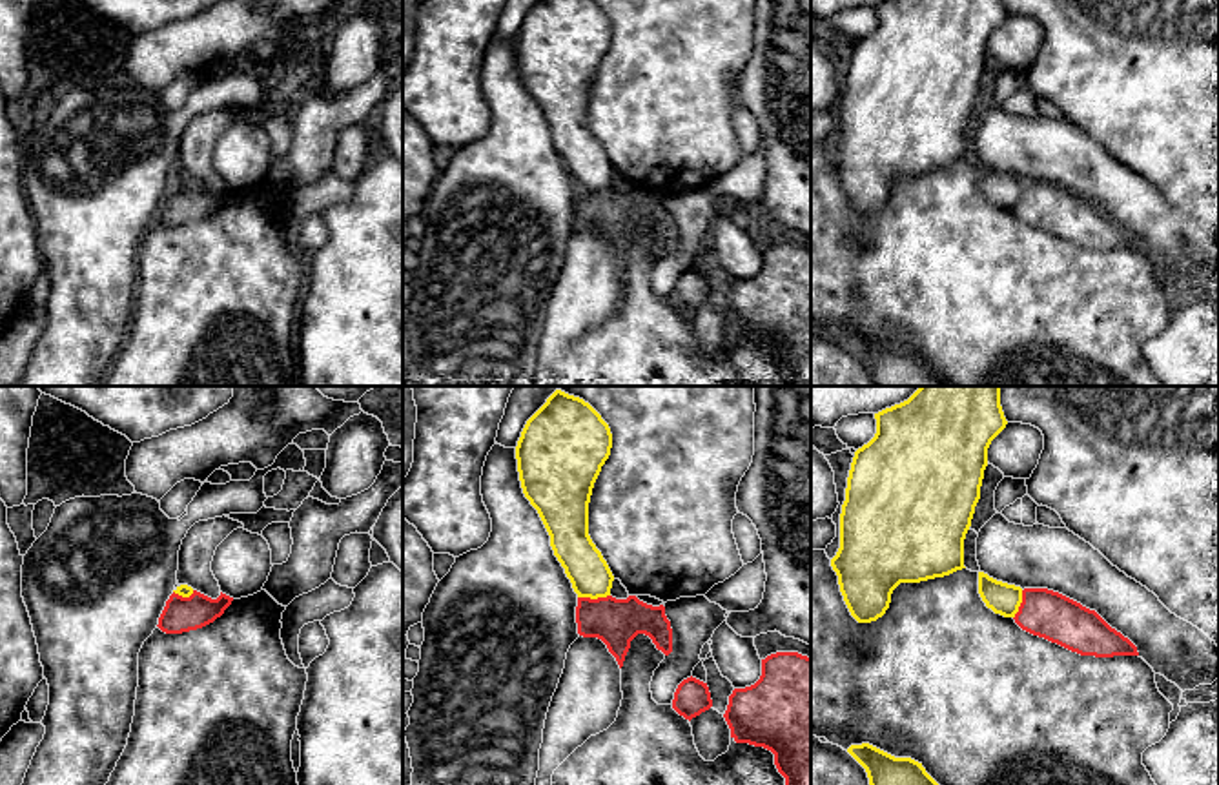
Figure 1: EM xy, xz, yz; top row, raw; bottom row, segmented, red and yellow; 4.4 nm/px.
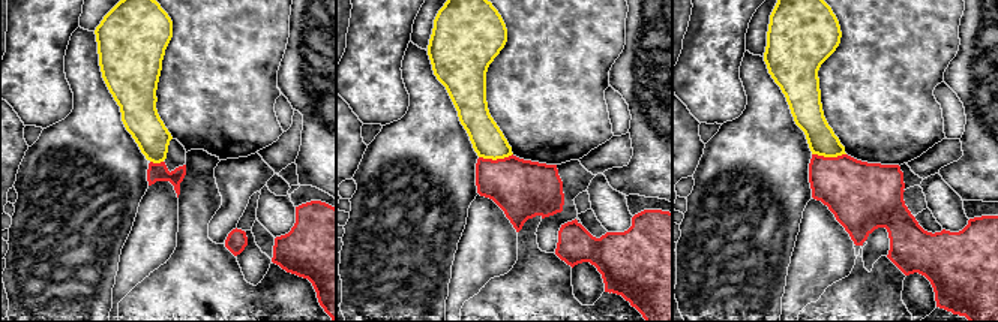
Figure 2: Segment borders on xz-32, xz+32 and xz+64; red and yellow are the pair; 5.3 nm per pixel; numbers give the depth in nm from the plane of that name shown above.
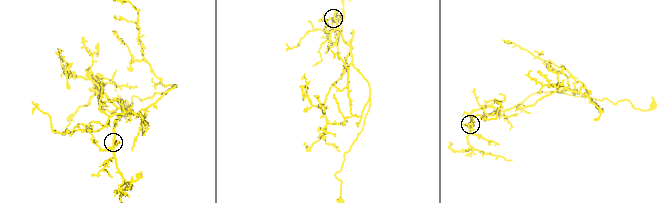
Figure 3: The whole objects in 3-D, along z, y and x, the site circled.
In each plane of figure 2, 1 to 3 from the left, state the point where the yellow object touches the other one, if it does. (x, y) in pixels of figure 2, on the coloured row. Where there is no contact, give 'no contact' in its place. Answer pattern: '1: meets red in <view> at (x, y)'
1: meets red in xz-32 at (156, 163)
2: meets red in xz+32 at (497, 159)
3: meets red in xz+64 at (829, 158)

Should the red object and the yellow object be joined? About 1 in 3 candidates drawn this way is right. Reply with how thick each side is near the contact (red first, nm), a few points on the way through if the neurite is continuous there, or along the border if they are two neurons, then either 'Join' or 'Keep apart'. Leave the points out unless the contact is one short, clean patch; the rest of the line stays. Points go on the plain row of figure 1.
Thickness 200 nm (red) against 180 nm. Boundary: xz (609, 186), (578, 190). Keep apart

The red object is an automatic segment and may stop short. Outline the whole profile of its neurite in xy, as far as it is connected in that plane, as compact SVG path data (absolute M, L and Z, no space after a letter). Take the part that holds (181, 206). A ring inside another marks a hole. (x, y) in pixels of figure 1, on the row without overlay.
M197 182L190 189L171 186L159 209L159 220L166 226L182 226L213 215L231 197L233 189L220 184L211 191Z

